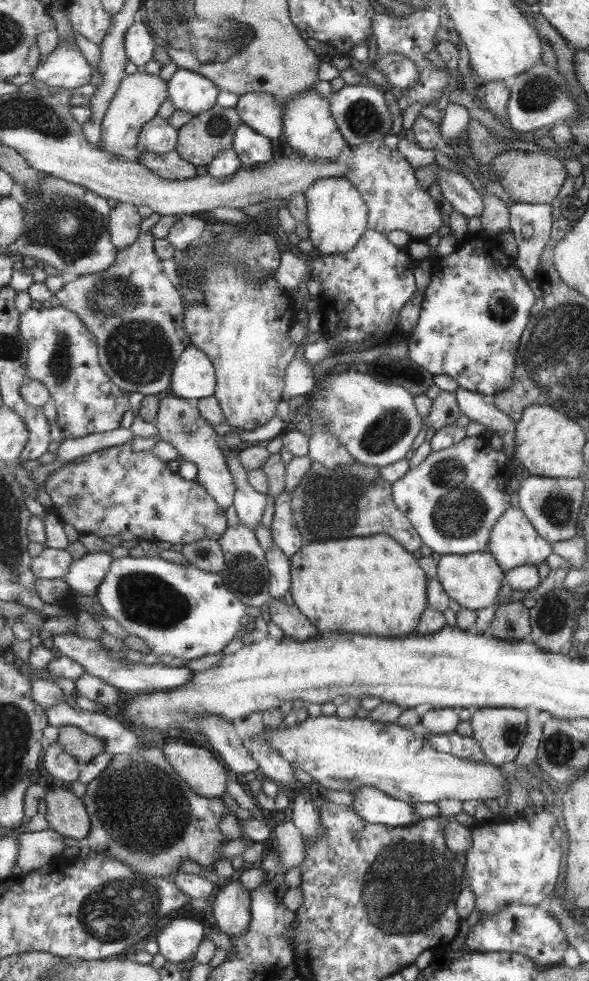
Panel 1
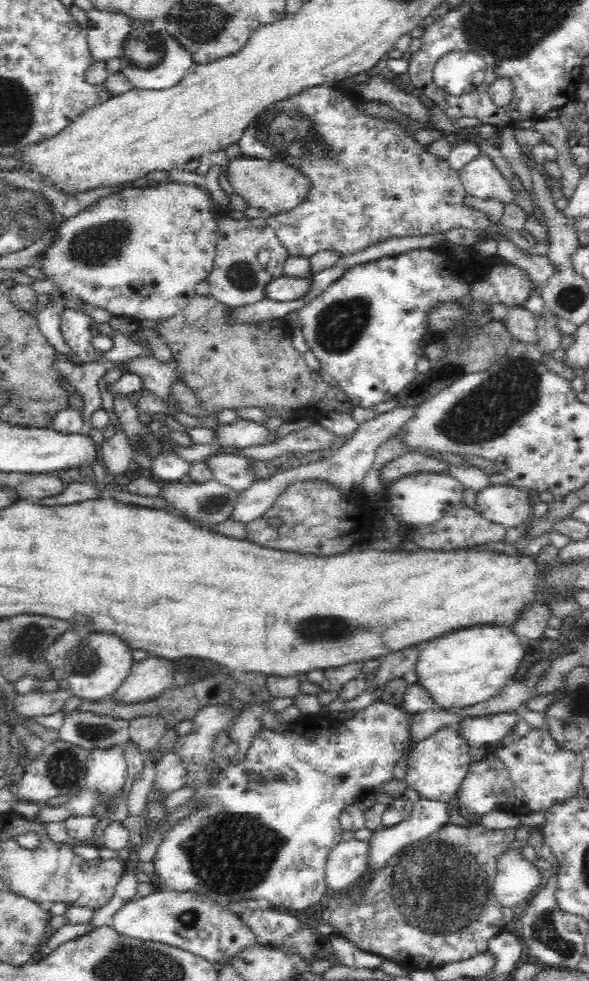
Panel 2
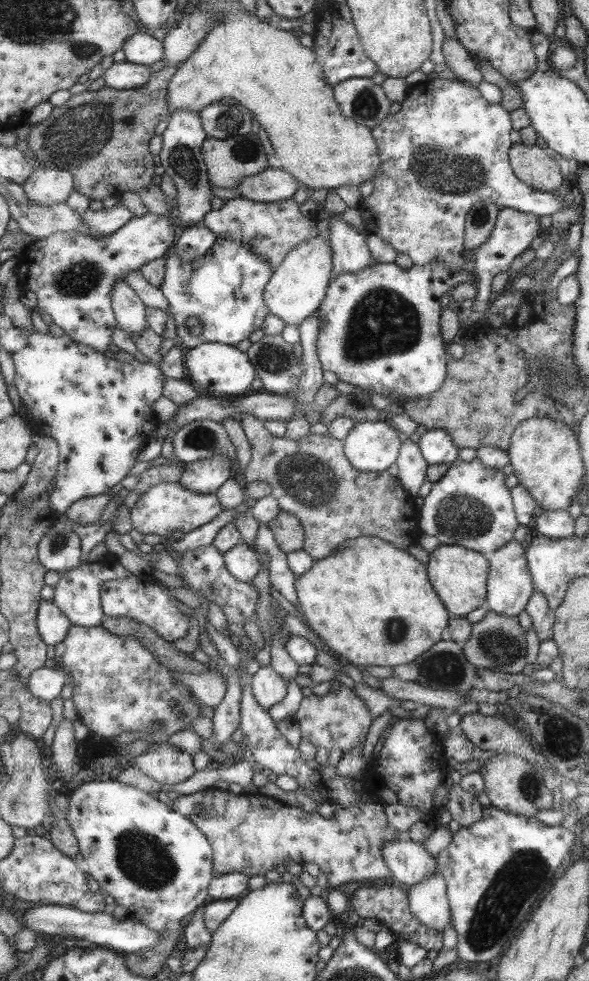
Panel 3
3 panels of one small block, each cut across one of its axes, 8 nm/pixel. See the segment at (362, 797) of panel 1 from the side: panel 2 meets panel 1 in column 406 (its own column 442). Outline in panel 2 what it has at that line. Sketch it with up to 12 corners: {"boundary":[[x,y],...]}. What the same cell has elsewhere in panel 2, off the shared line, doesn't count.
{"boundary":[[420,799],[408,820],[372,832],[366,870],[370,882],[394,855],[449,821],[448,804]]}

